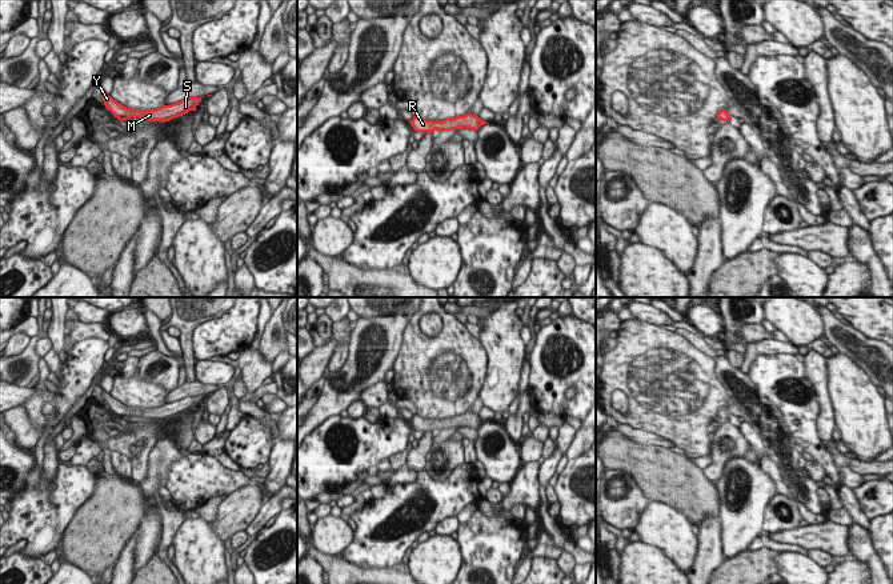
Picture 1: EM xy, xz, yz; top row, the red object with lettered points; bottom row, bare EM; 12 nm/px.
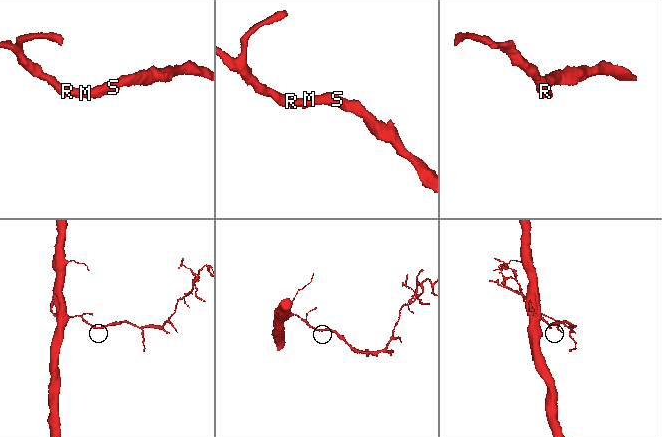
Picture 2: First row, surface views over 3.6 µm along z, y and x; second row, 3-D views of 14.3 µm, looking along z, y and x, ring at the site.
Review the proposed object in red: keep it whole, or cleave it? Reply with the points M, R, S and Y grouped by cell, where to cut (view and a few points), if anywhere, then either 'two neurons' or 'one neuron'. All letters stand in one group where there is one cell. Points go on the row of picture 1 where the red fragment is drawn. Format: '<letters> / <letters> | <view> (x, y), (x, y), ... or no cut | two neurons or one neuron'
M R S Y | no cut | one neuron

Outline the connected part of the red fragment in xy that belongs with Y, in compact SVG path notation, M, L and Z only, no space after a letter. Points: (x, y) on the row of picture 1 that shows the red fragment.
M103 92L101 99L108 111L120 121L128 120L131 117L143 117L144 120L161 121L161 123L183 116L189 111L196 111L196 107L201 101L201 97L197 96L197 97L184 99L171 105L163 105L156 109L139 111L124 107L123 104L113 100L105 92Z

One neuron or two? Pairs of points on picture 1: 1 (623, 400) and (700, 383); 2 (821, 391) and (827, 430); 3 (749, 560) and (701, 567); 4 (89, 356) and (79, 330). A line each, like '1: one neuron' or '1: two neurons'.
1: two neurons
2: one neuron
3: two neurons
4: two neurons

